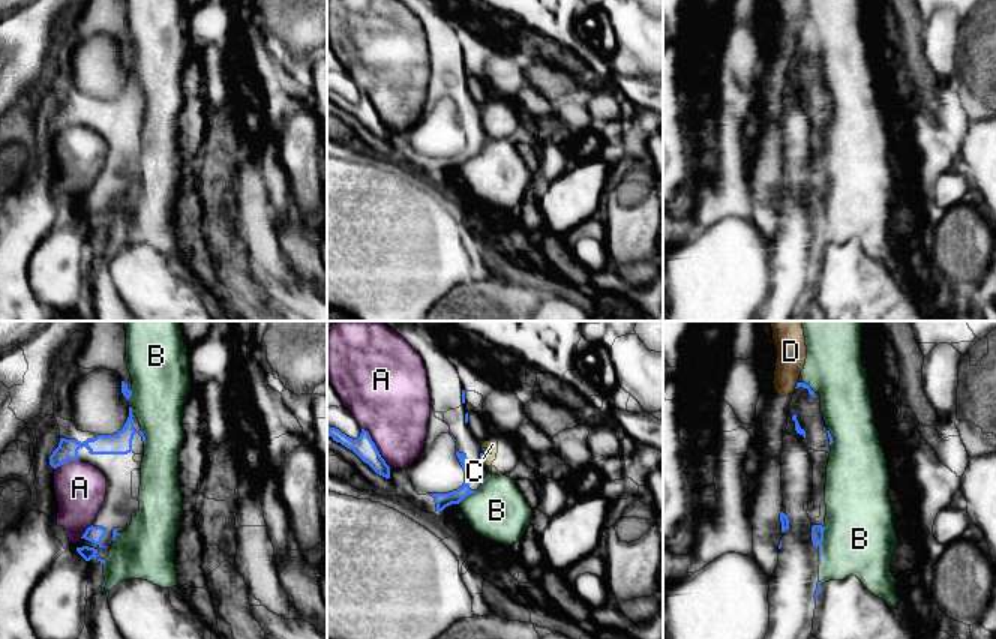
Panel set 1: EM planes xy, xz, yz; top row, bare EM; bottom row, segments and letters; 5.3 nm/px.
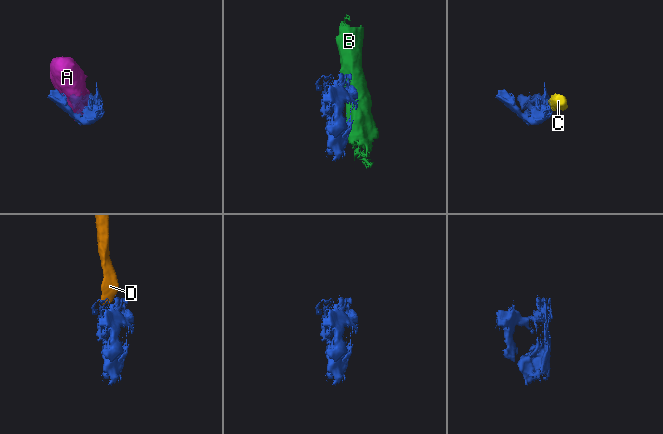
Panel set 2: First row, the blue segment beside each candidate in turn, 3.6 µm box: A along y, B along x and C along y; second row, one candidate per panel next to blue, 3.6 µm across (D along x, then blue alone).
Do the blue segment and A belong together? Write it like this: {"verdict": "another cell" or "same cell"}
{"verdict": "same cell"}

